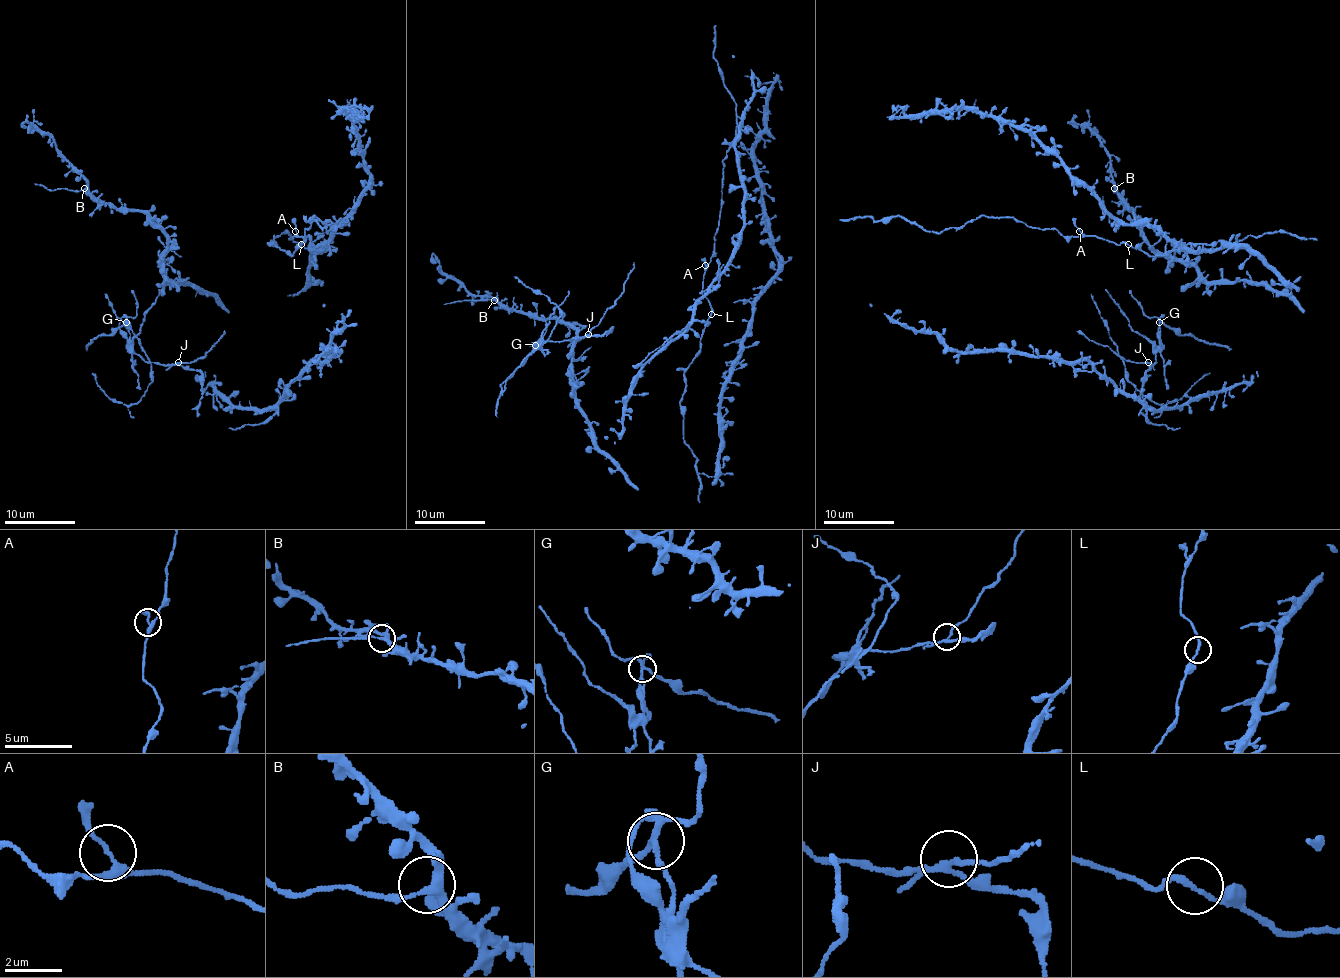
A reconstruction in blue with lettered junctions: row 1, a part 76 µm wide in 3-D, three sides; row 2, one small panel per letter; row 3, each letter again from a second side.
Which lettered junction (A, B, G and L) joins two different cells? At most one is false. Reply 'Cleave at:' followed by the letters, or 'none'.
Cleave at: G

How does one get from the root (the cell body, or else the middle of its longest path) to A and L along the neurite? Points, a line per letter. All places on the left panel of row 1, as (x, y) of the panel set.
A: (313, 216), (312, 225), (305, 228), (305, 236), (299, 236), (296, 230)
L: (313, 216), (312, 225), (305, 228), (305, 236), (294, 236), (292, 239), (301, 244)

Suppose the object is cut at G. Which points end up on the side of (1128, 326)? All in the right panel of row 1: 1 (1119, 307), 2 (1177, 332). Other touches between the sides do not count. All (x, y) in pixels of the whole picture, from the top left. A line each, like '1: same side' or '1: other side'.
1: same side
2: other side

